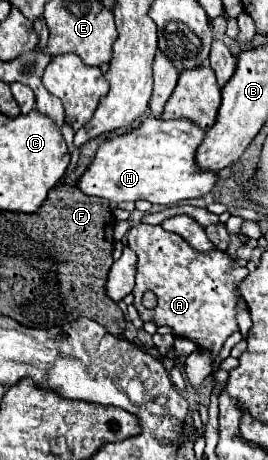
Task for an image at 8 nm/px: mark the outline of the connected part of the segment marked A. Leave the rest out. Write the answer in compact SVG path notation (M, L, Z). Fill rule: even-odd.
M136 224L128 232L128 246L138 254L138 272L134 294L134 308L144 322L154 322L156 326L170 326L172 334L178 338L192 340L200 350L208 350L212 360L218 354L230 334L238 330L236 322L236 292L234 288L248 276L248 268L238 266L222 250L198 252L188 246L188 242L164 230L162 226ZM154 290L158 296L158 306L148 310L142 306L142 294Z

